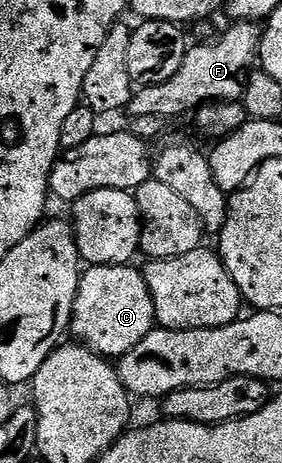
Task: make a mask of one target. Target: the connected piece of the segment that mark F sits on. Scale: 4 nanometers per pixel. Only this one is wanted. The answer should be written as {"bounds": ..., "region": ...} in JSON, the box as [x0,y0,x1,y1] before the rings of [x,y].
{"bounds":[131,23,263,119],"region":[[[233,23],[230,28],[230,31],[223,32],[214,43],[190,46],[189,52],[183,57],[183,65],[179,65],[179,73],[175,73],[171,81],[163,81],[163,85],[140,88],[133,96],[131,111],[145,119],[173,119],[176,115],[185,115],[188,111],[196,112],[211,103],[235,103],[244,100],[249,76],[259,59],[263,27],[260,23]]]}

